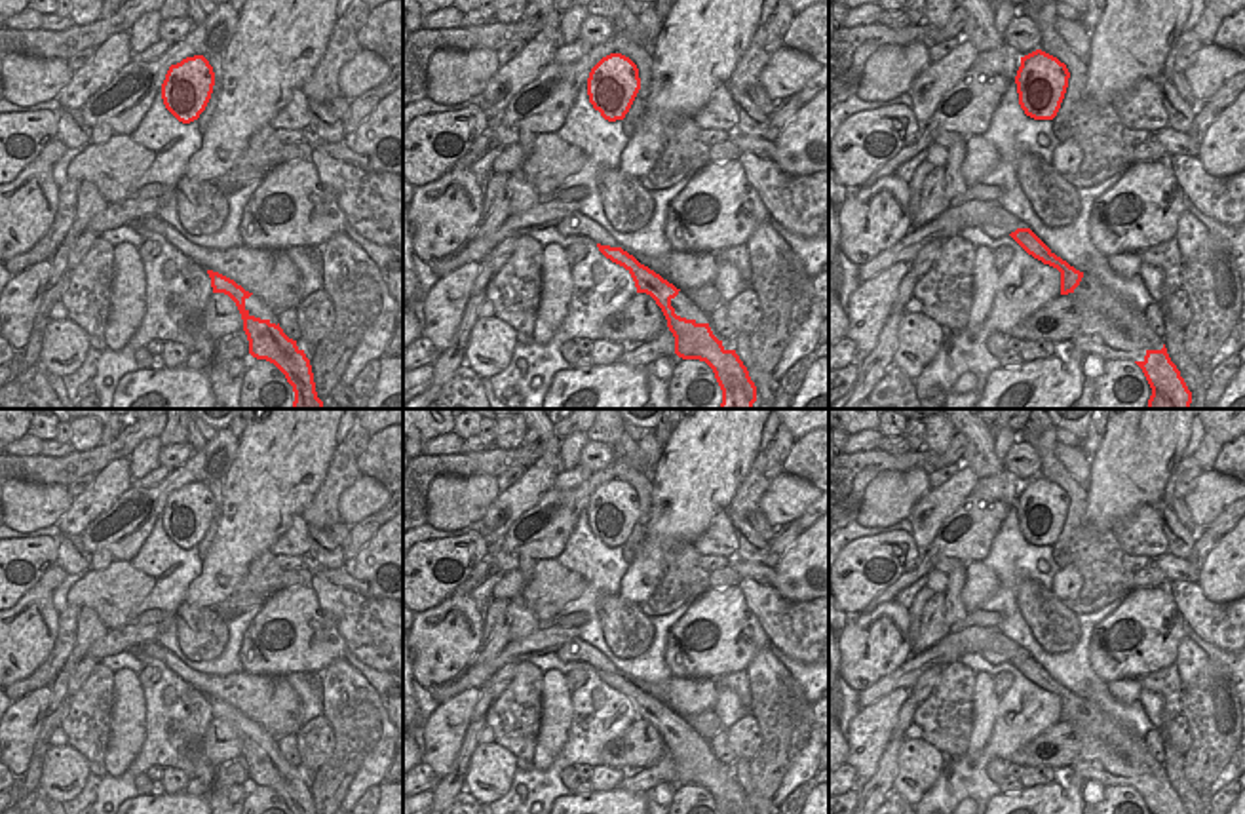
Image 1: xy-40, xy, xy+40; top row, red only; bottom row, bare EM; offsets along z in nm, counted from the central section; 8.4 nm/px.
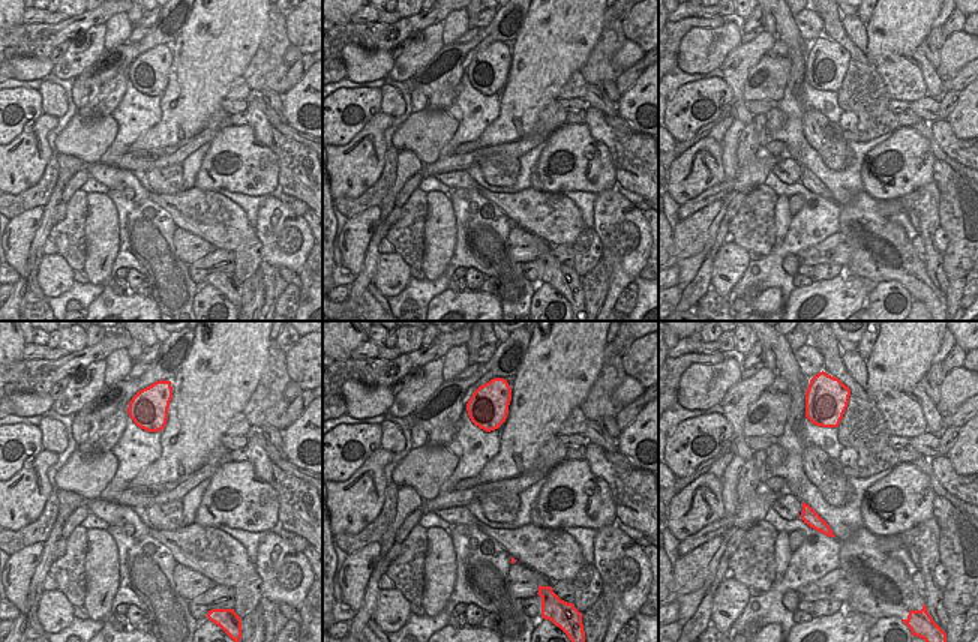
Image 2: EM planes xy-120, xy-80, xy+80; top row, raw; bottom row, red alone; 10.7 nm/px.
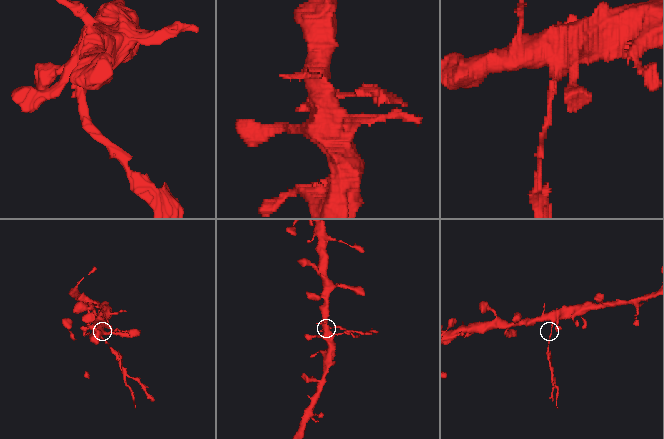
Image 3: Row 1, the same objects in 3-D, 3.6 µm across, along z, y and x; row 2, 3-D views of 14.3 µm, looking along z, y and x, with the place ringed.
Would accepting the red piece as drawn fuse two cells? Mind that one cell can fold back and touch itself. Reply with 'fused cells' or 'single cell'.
fused cells

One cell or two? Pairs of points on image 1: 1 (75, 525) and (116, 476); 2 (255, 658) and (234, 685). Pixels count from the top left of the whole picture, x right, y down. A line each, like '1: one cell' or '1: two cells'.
1: one cell
2: two cells

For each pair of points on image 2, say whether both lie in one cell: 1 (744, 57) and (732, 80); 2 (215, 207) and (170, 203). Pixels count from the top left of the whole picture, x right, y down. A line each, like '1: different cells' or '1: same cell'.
1: same cell
2: same cell

